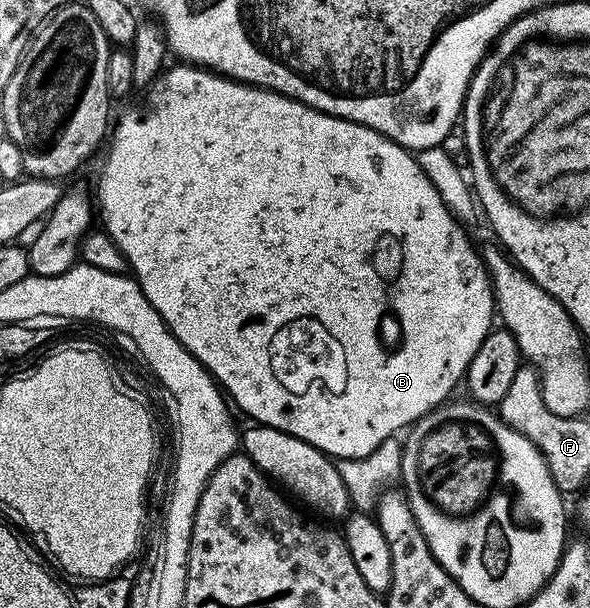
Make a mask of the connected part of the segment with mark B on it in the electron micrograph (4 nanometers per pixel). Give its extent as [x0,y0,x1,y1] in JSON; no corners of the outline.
[97,66,497,460]

